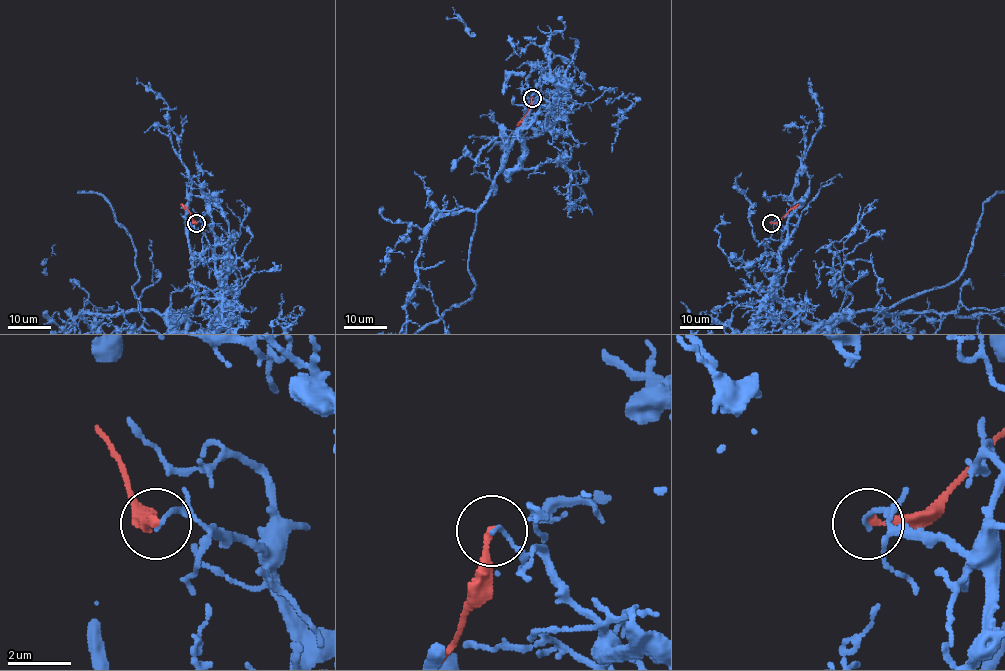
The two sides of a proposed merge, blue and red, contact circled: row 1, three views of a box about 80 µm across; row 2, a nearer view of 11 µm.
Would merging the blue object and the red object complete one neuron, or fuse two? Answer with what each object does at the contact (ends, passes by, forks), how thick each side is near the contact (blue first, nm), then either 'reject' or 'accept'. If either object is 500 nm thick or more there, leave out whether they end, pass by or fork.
blue ends | red ends | 130/240 nm | reject

